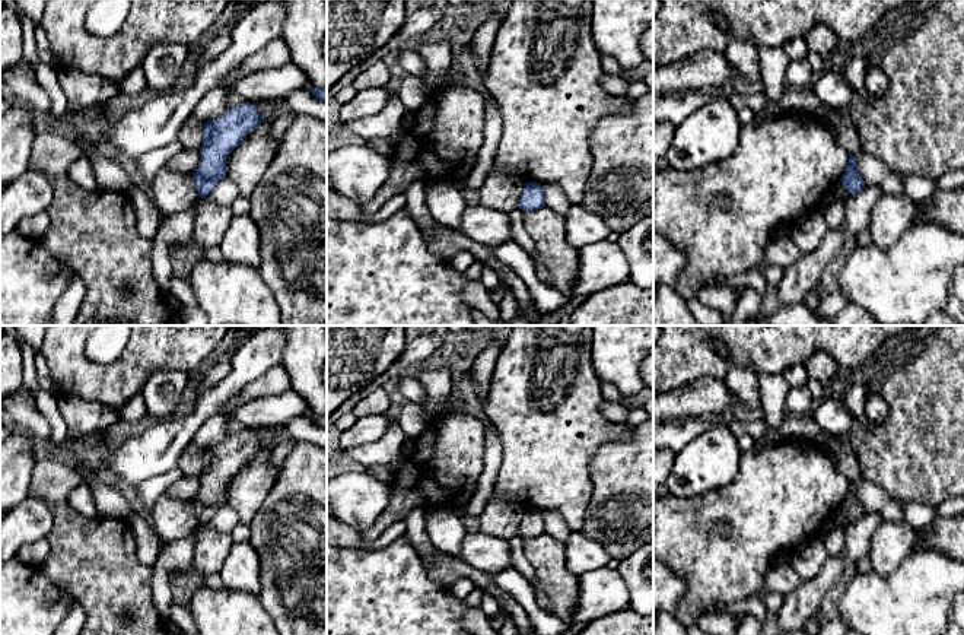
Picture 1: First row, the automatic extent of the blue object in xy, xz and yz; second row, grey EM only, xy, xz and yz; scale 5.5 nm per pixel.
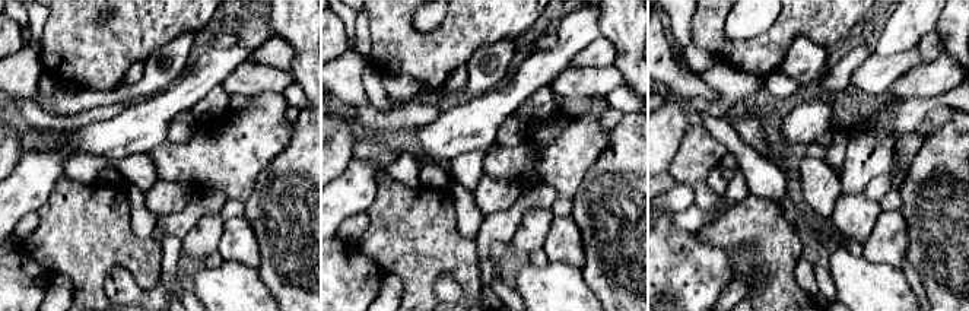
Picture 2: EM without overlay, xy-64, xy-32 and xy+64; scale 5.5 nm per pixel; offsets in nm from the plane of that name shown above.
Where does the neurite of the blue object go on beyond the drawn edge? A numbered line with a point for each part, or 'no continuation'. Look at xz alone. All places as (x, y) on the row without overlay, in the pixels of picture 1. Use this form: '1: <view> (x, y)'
no continuation

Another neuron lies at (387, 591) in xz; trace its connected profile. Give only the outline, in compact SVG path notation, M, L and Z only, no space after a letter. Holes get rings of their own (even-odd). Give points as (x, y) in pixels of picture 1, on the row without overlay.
M405 534L379 550L327 543L327 635L471 635L461 625L467 610L462 599L427 575Z

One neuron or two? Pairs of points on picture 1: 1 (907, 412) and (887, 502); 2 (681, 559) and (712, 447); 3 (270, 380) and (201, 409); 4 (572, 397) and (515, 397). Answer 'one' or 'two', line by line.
1: two
2: two
3: two
4: one

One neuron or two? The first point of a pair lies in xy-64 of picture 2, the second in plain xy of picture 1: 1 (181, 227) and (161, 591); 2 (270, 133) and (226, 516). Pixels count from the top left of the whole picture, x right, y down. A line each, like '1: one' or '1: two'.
1: one
2: two

